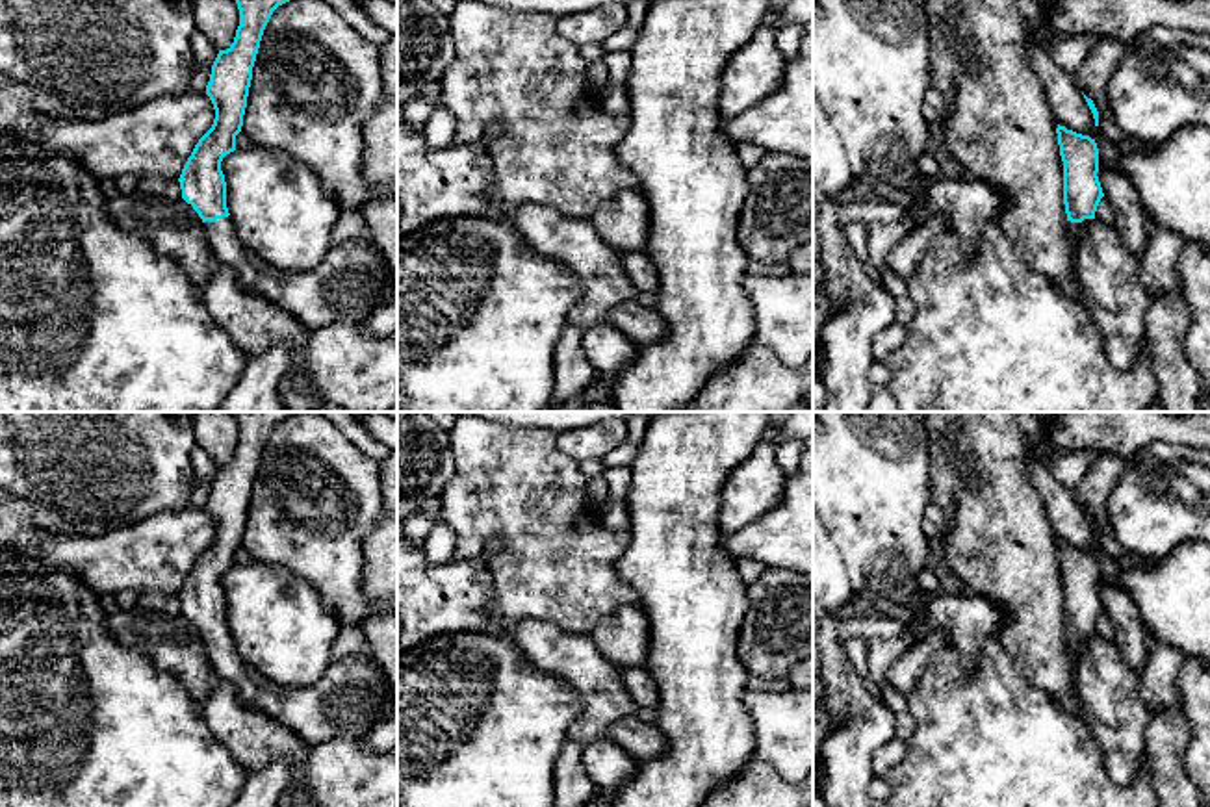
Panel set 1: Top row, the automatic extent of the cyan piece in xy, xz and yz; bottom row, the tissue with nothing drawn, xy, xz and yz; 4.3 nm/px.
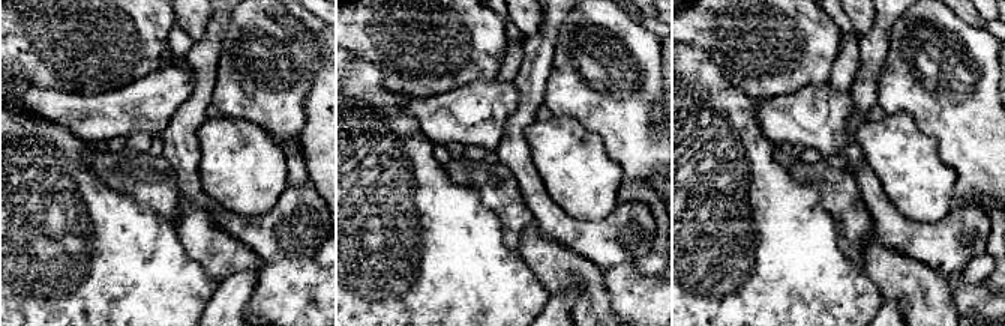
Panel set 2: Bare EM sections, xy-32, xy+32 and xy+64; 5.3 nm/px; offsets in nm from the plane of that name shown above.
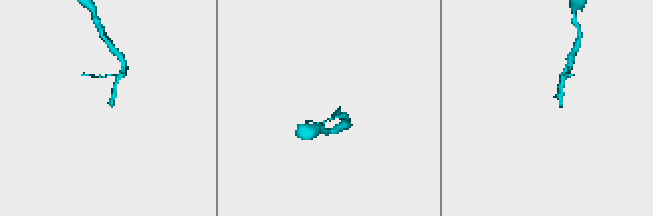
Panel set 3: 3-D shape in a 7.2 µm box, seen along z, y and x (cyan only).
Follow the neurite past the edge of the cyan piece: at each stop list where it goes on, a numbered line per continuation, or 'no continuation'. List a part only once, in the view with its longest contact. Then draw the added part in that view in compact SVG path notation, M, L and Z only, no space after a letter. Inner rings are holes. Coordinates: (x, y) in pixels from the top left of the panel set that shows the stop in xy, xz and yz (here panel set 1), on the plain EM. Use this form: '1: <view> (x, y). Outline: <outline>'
1: xy (346, 702). Outline: M230 631L206 636L202 644L212 668L223 681L234 686L241 703L288 727L308 746L319 746L336 738L364 738L379 722L388 688L382 668L369 657L351 655L341 660L330 660L321 679L310 686L280 686L239 657Z

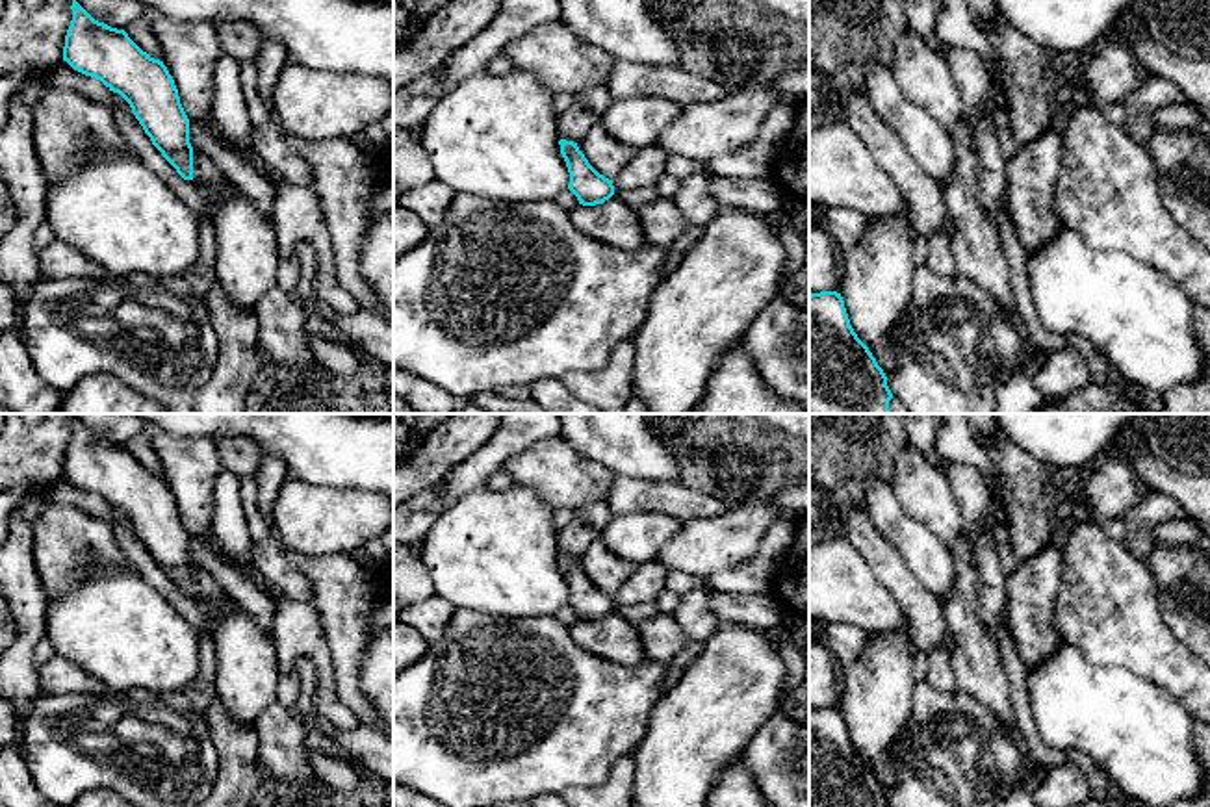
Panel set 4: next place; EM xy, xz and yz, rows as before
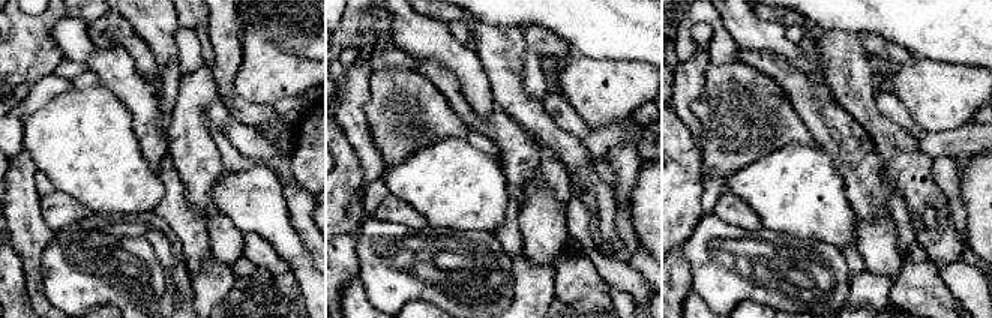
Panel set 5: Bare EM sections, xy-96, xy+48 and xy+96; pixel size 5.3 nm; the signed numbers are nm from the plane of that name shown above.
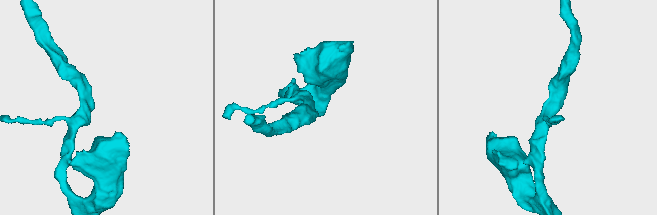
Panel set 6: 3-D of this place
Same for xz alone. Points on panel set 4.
no continuation

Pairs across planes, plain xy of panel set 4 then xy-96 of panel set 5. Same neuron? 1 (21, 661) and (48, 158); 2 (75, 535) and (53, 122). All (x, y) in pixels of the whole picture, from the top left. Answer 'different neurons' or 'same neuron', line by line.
1: different neurons
2: different neurons

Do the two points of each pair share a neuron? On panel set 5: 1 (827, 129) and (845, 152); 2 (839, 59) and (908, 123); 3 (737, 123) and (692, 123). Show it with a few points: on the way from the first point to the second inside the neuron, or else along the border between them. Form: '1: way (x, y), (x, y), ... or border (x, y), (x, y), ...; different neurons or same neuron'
1: way (833, 135), (844, 146); same neuron
2: border (874, 92), (877, 107), (895, 123); different neurons
3: border (704, 89), (691, 105), (698, 122), (700, 149); different neurons

